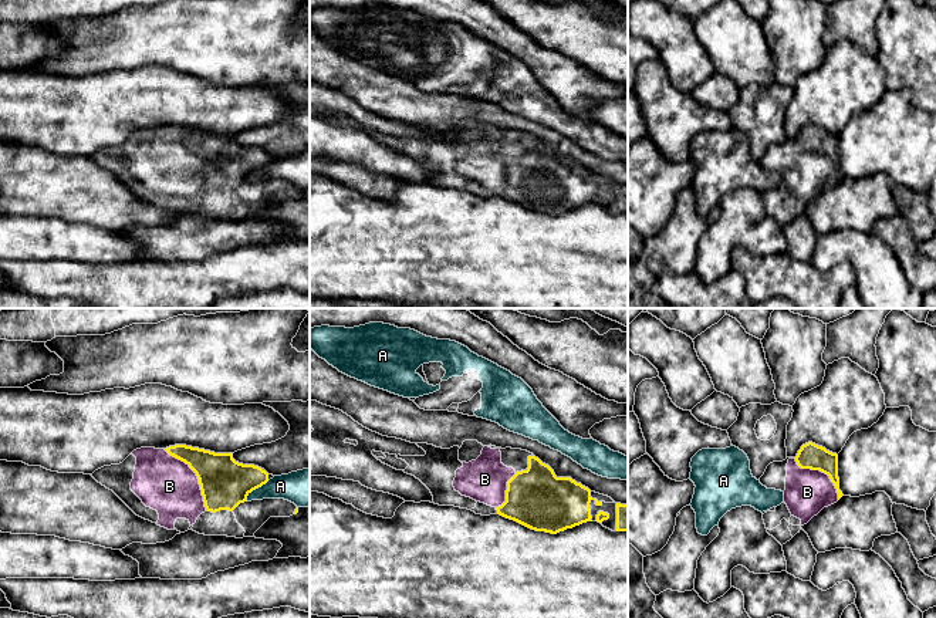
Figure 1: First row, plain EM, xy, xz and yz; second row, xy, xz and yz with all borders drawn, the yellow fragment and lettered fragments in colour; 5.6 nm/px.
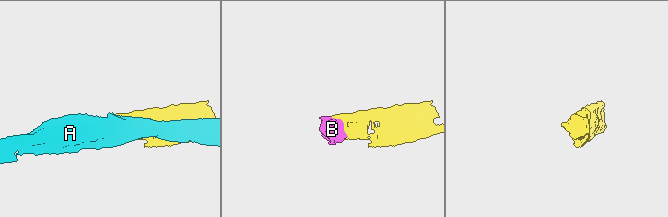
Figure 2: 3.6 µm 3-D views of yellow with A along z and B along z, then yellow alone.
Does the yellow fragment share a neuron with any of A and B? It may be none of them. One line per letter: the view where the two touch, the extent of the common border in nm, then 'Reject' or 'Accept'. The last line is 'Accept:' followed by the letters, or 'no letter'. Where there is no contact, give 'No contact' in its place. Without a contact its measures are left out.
A: Touches yellow in xy. Shared border 180 nm. Reject
B: Touches yellow in xy. Shared border 440 nm. Accept
Accept: B

